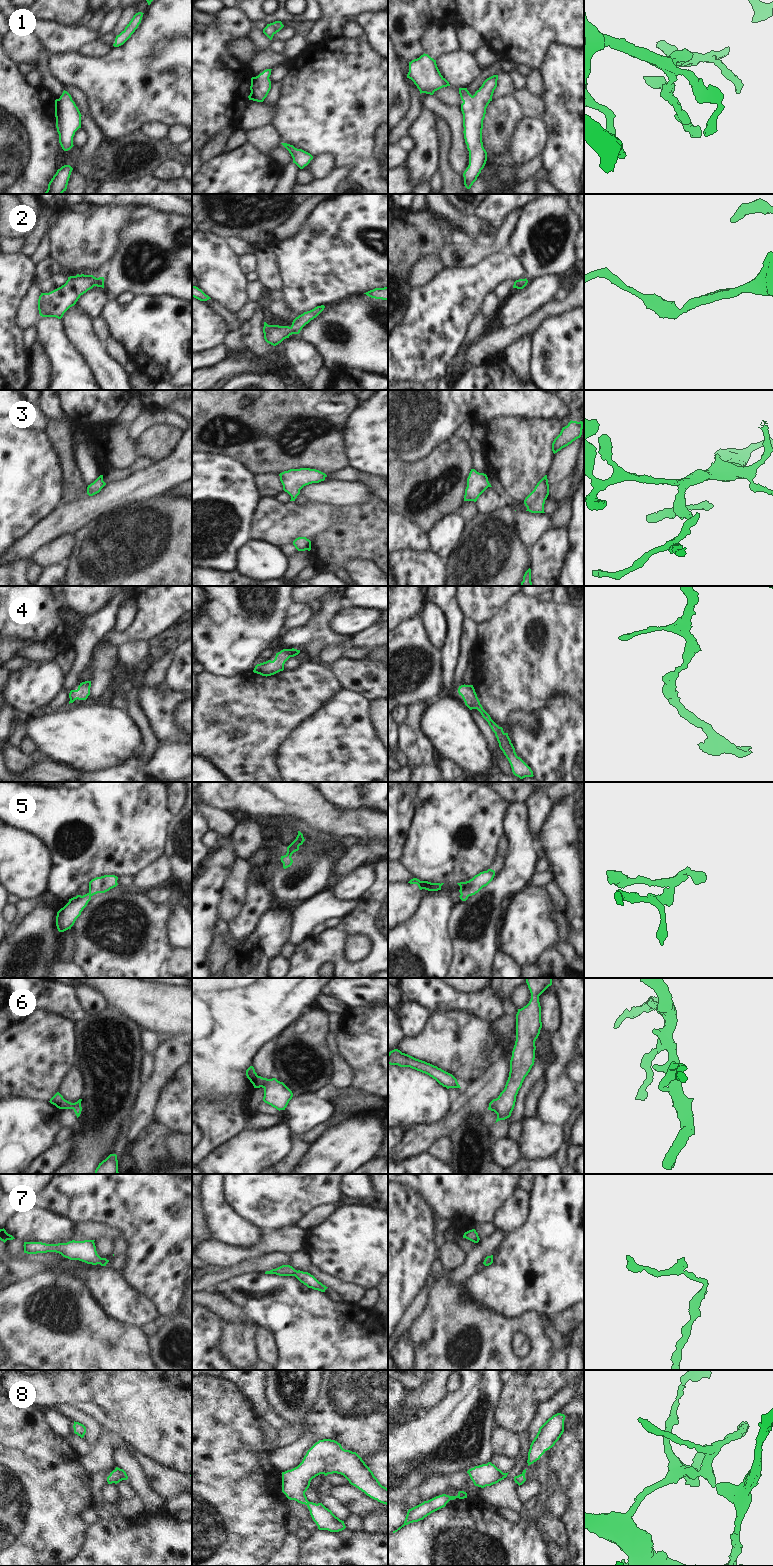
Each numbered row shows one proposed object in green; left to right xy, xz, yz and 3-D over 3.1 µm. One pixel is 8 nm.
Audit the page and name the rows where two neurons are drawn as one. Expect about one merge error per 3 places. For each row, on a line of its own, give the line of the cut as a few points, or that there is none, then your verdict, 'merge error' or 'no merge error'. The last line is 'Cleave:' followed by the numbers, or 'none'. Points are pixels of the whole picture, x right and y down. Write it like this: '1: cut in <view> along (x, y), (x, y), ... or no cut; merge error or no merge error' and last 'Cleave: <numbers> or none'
1: no cut; no merge error
2: no cut; no merge error
3: no cut; no merge error
4: no cut; no merge error
5: no cut; no merge error
6: no cut; no merge error
7: no cut; no merge error
8: no cut; no merge error
Cleave: none

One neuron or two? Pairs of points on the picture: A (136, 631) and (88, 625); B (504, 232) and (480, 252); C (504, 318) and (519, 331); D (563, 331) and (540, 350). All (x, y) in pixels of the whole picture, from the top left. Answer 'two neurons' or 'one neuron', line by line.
A: two neurons
B: one neuron
C: two neurons
D: one neuron

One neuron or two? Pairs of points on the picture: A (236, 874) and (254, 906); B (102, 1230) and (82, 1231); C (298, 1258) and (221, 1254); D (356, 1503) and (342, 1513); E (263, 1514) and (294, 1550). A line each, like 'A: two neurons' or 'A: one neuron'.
A: two neurons
B: one neuron
C: two neurons
D: two neurons
E: two neurons

